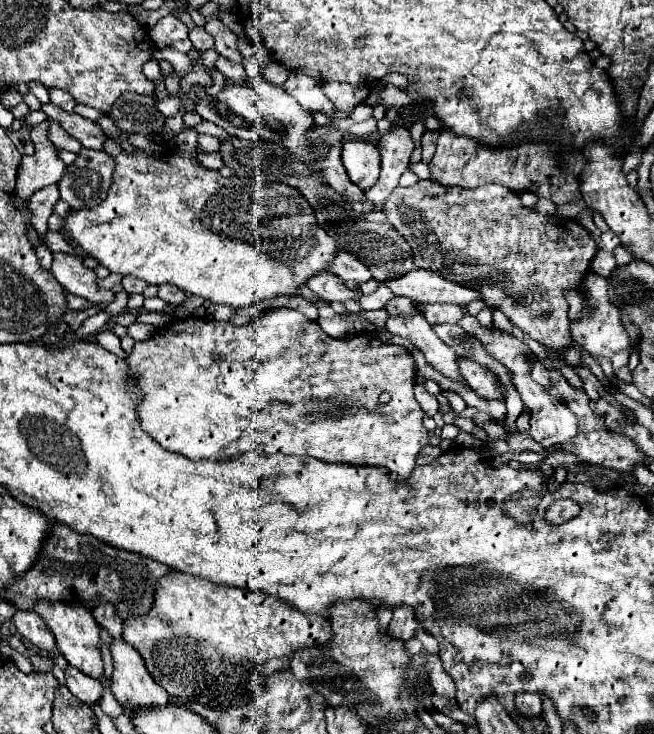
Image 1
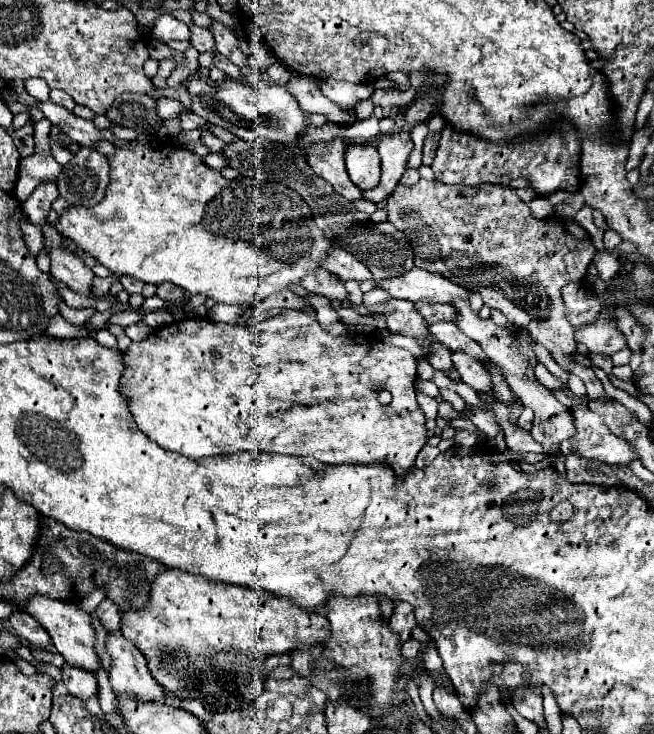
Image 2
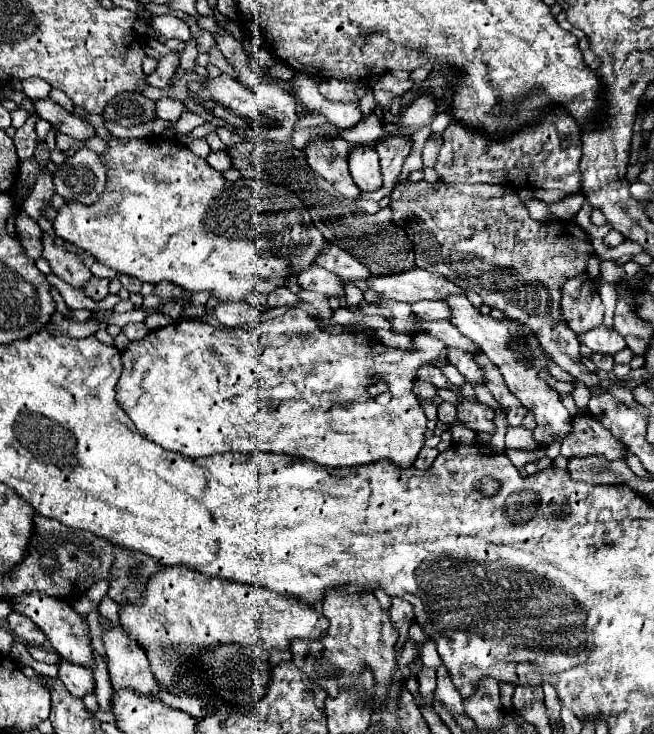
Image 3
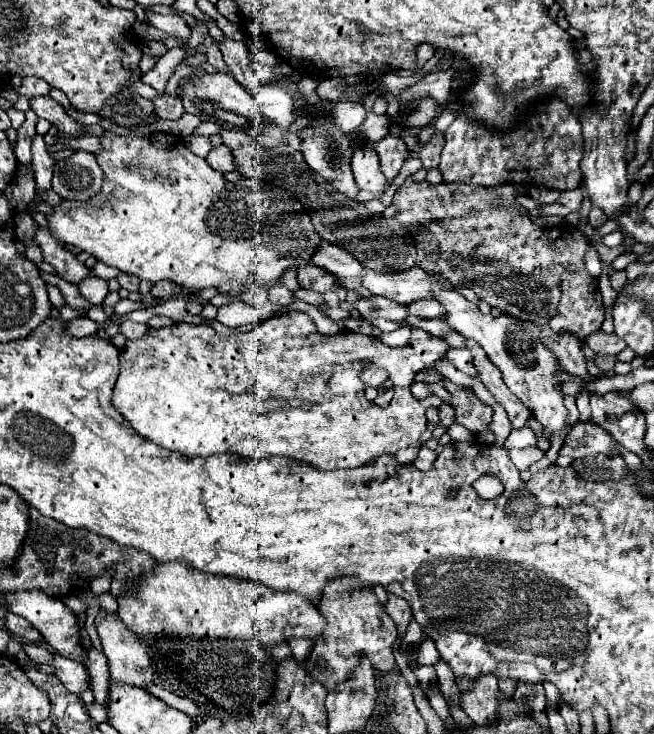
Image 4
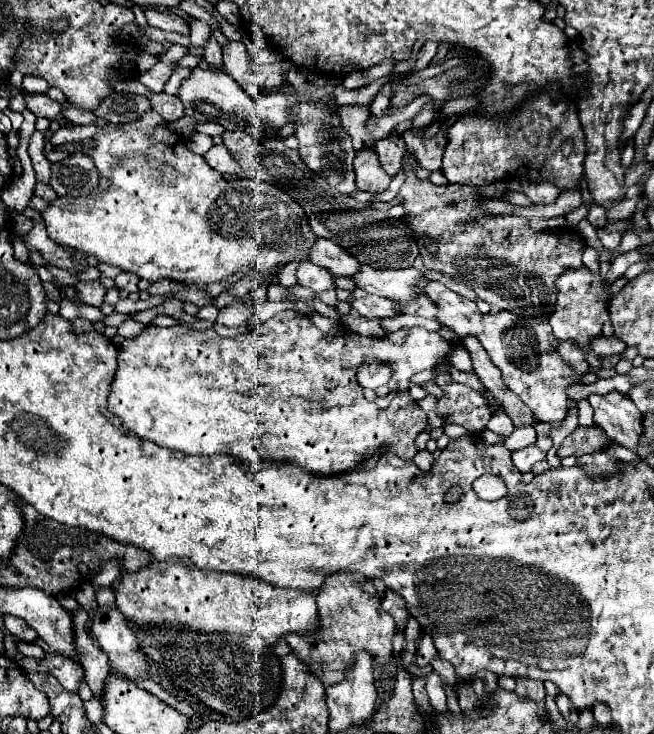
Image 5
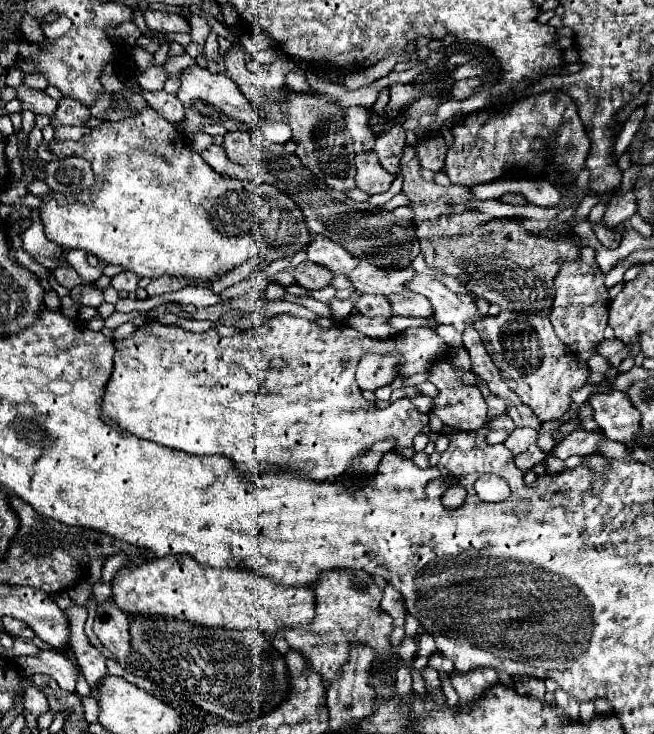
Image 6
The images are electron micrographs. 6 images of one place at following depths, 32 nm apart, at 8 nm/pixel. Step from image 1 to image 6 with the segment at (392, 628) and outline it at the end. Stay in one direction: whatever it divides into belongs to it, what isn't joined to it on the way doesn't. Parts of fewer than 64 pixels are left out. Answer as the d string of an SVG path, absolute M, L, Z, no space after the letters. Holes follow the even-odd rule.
M386 586L384 598L380 602L380 608L394 618L394 624L398 628L404 626L404 622L406 622L406 608L404 608L404 598L402 598L402 594L398 590L394 590L392 586Z

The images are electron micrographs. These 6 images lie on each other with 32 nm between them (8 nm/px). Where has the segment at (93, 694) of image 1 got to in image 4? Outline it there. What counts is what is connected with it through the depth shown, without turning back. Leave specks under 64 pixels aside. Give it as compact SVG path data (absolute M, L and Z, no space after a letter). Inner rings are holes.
M56 654L52 666L56 668L56 678L70 690L74 692L76 696L82 696L84 690L88 690L88 668L82 666L82 664L74 664L72 660L66 660L62 656Z

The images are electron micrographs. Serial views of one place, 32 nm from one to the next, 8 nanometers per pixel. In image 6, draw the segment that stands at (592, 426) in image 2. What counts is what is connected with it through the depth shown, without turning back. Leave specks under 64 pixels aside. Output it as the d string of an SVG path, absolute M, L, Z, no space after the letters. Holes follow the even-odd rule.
M578 428L574 430L572 434L568 434L556 448L554 448L554 454L558 458L568 458L572 454L578 454L578 456L586 456L586 454L594 454L598 452L598 444L600 440L604 438L604 434L600 430L594 430L594 432L588 432L584 428Z

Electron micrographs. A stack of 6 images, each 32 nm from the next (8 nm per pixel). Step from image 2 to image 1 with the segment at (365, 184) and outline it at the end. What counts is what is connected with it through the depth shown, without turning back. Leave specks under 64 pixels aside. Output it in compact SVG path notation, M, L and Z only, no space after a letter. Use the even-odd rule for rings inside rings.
M344 140L342 142L342 164L360 188L370 188L376 184L380 176L380 152L370 142Z

